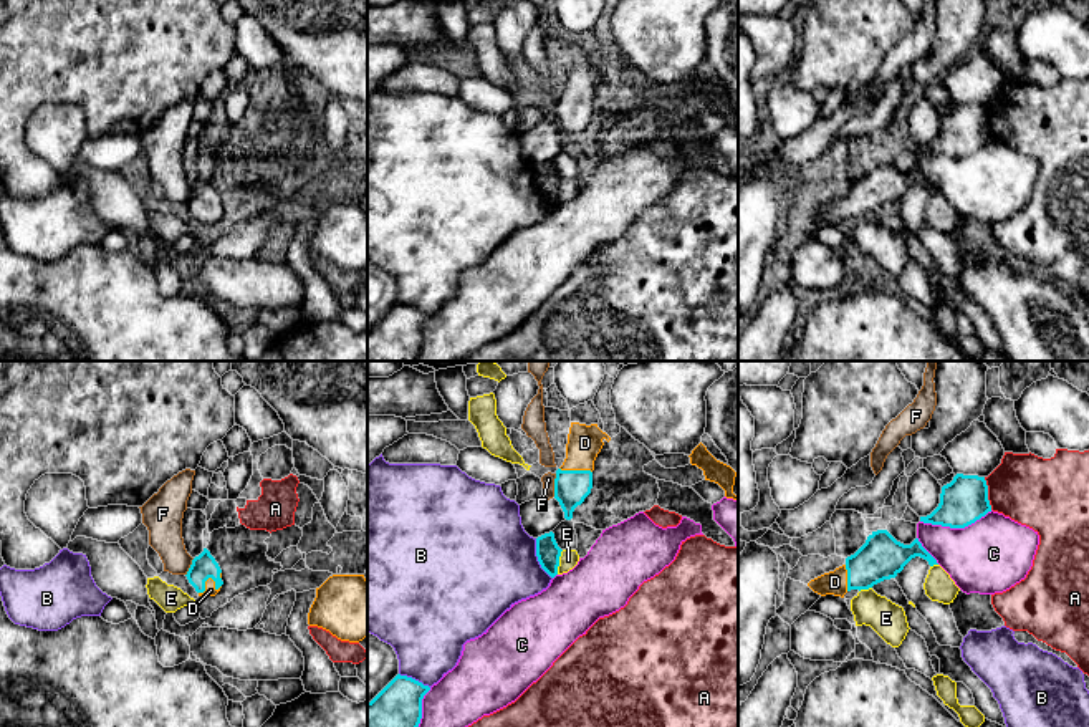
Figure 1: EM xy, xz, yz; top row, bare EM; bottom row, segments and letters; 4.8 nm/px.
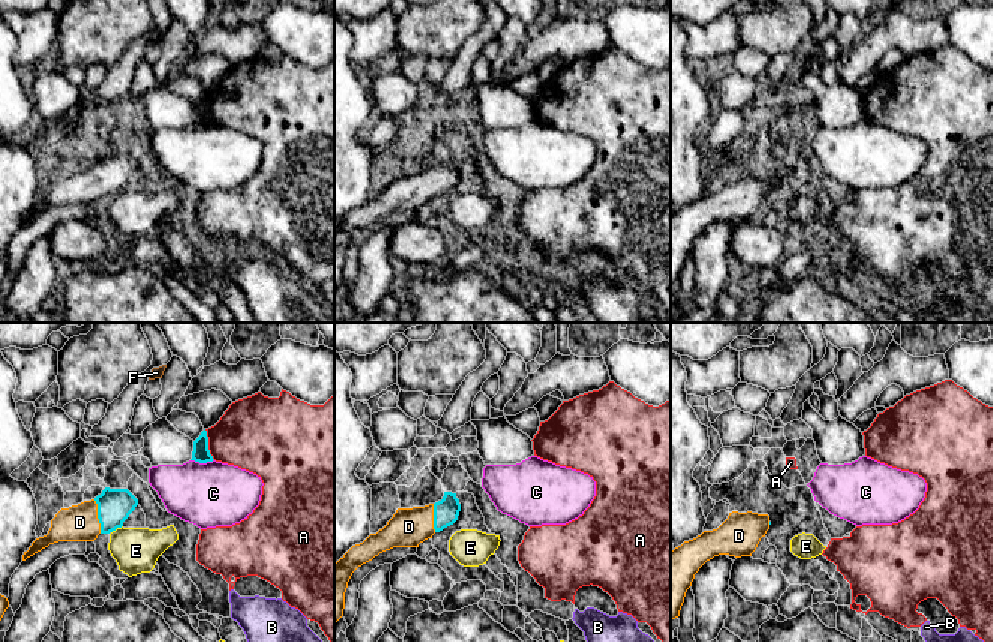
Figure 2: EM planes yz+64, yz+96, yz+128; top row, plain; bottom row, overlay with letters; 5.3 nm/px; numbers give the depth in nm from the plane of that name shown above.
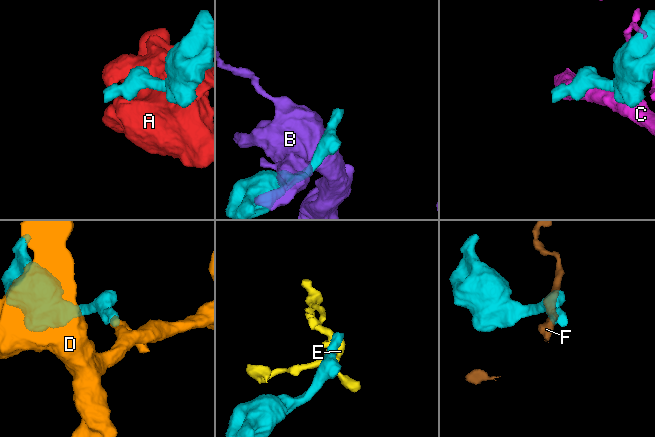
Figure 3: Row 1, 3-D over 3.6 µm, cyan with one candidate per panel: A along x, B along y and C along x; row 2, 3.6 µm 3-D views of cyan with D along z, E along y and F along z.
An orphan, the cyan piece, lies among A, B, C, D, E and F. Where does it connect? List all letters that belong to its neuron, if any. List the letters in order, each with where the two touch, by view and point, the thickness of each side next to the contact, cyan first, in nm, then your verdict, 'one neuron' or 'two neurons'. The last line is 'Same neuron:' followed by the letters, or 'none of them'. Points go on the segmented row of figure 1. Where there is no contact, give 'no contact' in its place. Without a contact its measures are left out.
A: contact yz (987, 494); calibres 220 and 340 nm; two neurons
B: contact xz (538, 558); calibres 120 and 480 nm; two neurons
C: contact yz (955, 527); calibres 220 and 360 nm; two neurons
D: contact xy (207, 578); calibres 120 and 50 nm; one neuron
E: contact xz (558, 562); calibres 120 and 90 nm; two neurons
F: contact xz (555, 486); calibres 170 and 60 nm; two neurons
Same neuron: D

